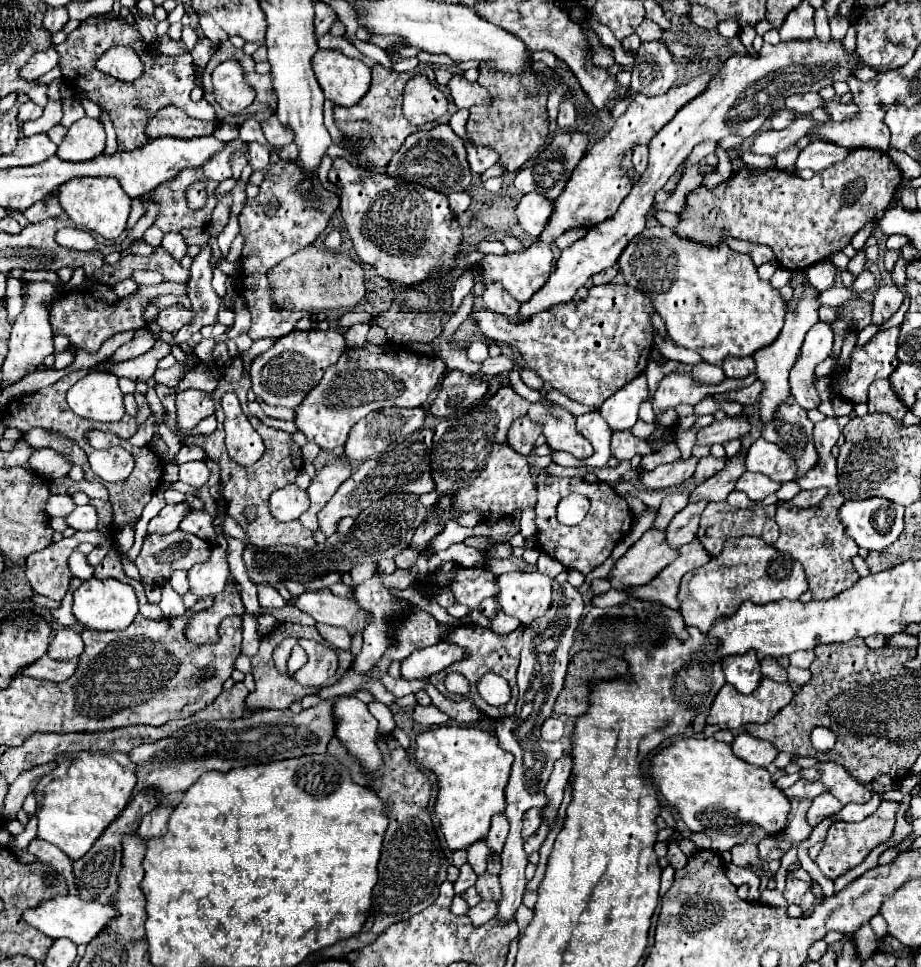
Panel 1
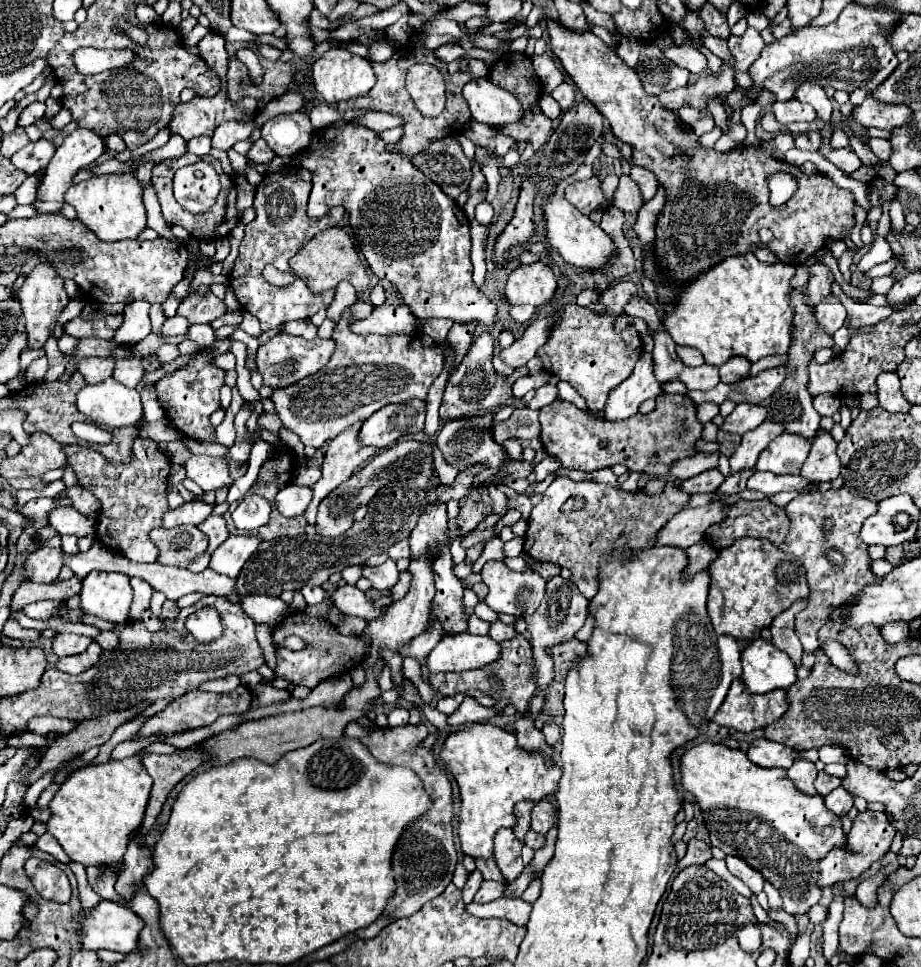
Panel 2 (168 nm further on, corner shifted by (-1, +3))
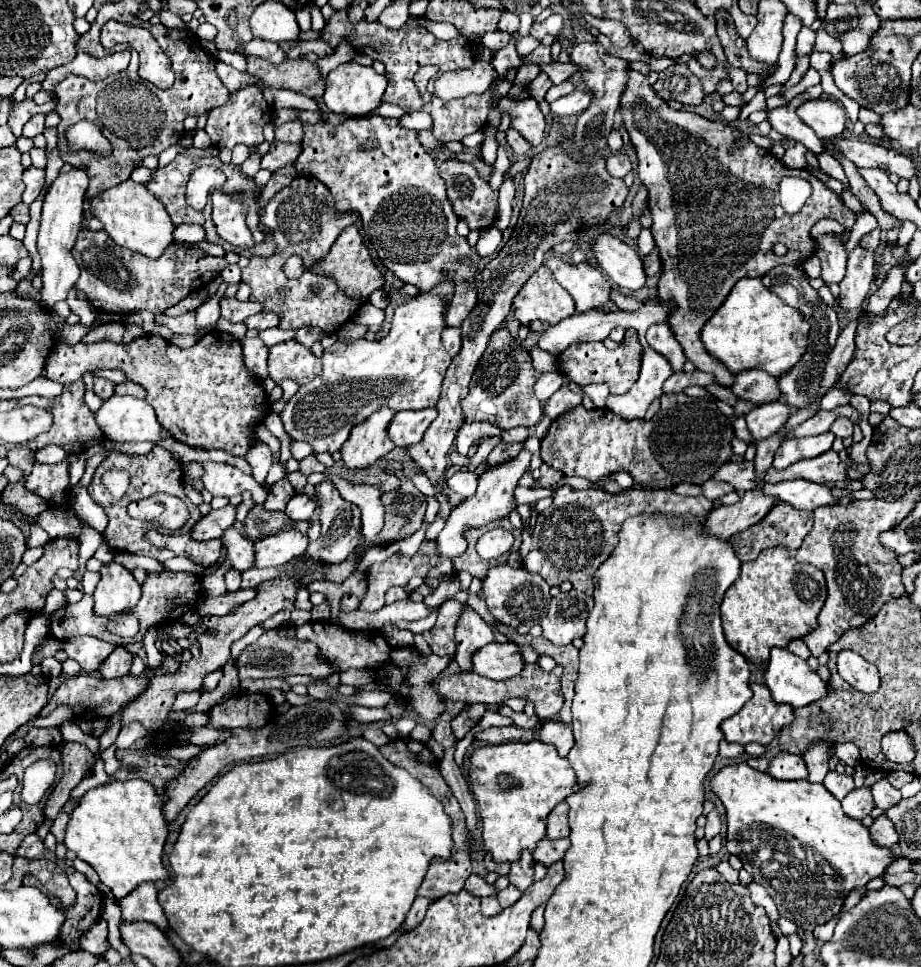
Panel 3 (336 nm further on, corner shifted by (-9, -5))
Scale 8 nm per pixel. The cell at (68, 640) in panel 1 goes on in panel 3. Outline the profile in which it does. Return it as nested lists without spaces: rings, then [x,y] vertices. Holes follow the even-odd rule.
[[[76,636],[64,642],[64,650],[82,666],[84,672],[96,672],[114,648],[114,644],[108,644],[94,636]]]

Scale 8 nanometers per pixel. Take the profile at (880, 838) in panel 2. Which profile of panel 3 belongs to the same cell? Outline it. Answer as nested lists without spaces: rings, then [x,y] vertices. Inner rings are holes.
[[[888,816],[876,818],[870,828],[870,834],[872,834],[872,840],[876,840],[876,844],[880,844],[884,848],[892,848],[898,842],[898,834],[894,830],[892,820],[888,820]]]

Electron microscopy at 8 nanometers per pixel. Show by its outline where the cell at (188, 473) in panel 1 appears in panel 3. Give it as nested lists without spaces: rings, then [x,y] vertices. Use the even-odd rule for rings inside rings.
[[[204,462],[202,482],[212,496],[236,496],[250,490],[254,504],[262,504],[266,500],[266,490],[248,474],[234,468],[232,464],[218,464],[218,462]]]

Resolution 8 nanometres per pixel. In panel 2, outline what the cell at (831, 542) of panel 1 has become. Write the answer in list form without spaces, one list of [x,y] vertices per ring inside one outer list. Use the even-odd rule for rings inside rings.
[[[846,488],[798,494],[790,504],[784,506],[790,518],[790,532],[780,544],[780,550],[794,554],[804,564],[810,584],[810,604],[796,616],[796,634],[802,642],[804,652],[814,652],[820,646],[816,632],[824,626],[828,608],[850,600],[866,584],[878,580],[870,572],[870,556],[866,552],[866,544],[858,538],[862,522],[874,514],[876,508],[876,502],[856,496]]]

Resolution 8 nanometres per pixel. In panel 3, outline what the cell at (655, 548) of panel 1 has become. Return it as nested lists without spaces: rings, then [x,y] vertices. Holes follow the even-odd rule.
[[[760,490],[744,492],[736,504],[718,506],[710,512],[706,532],[718,538],[730,538],[752,524],[758,524],[772,510],[772,504],[778,504],[774,496],[764,496]]]

